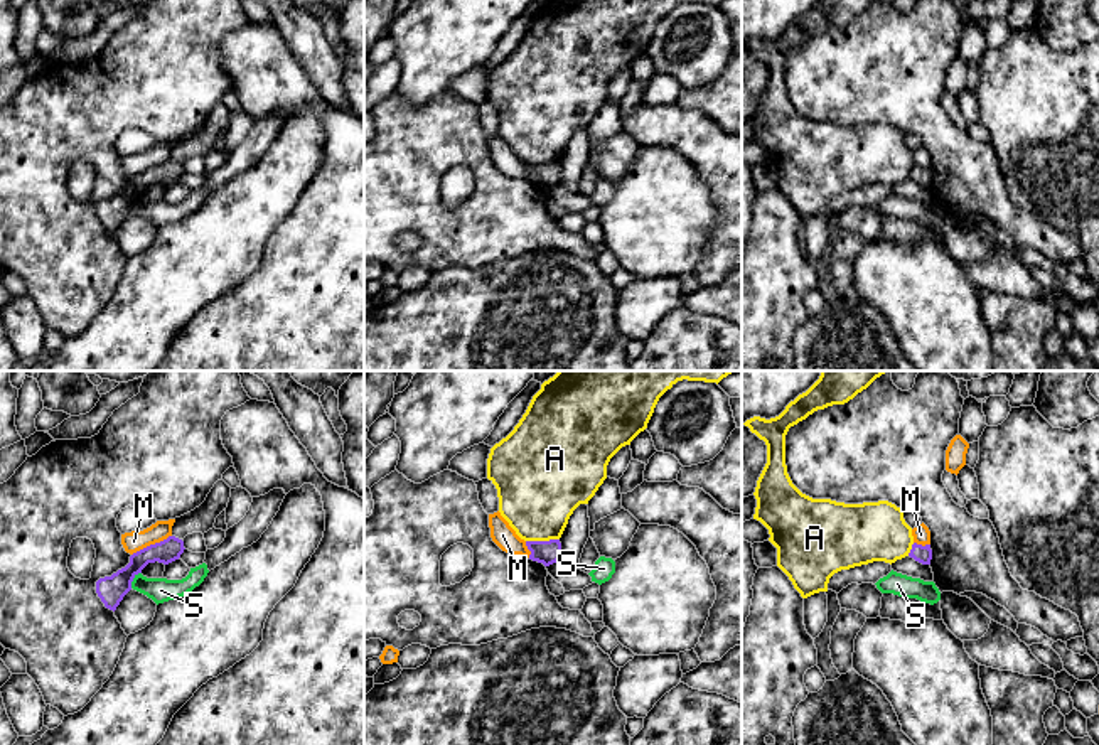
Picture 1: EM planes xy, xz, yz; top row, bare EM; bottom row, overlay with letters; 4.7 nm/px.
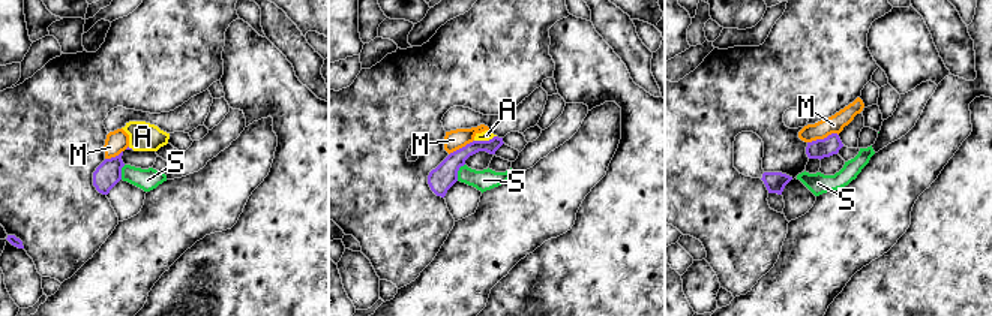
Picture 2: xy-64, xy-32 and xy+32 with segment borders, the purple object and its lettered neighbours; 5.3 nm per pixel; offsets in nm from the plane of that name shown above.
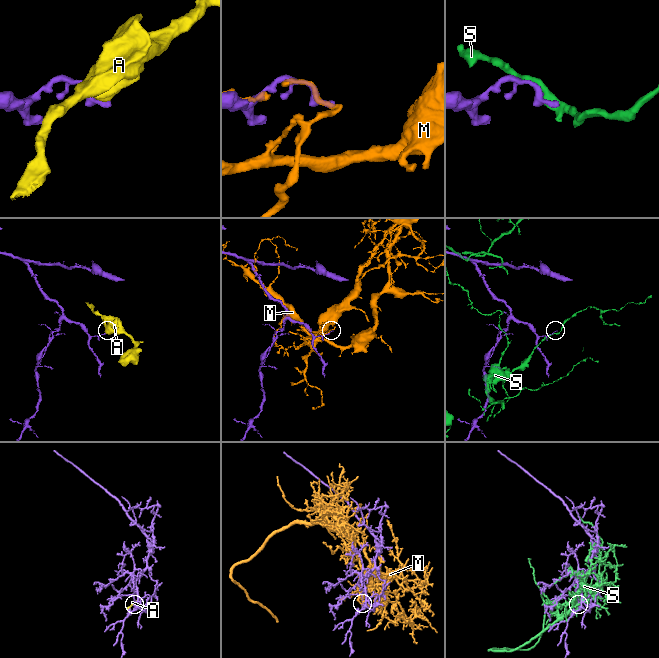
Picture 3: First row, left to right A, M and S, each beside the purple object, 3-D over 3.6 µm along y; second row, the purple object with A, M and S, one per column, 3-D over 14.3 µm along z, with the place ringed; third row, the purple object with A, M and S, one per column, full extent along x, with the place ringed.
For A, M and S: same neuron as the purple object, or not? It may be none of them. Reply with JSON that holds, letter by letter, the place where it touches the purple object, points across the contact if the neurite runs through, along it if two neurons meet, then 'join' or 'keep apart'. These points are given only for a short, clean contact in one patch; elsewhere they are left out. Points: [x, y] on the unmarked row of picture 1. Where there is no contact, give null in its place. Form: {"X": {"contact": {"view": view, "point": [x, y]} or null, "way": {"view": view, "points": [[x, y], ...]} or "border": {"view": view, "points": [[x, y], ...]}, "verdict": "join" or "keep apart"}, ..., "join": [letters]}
{"A": {"contact": {"view": "xz", "point": [541, 164]}, "border": {"view": "xz", "points": [[558, 160], [526, 164]]}, "verdict": "keep apart"}, "M": {"contact": {"view": "xy", "point": [150, 167]}, "verdict": "keep apart"}, "S": {"contact": {"view": "xy", "point": [132, 203]}, "verdict": "keep apart"}, "join": []}

